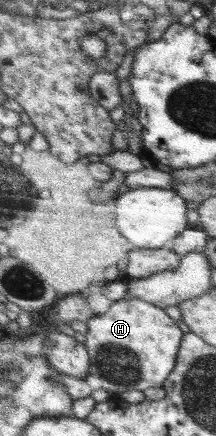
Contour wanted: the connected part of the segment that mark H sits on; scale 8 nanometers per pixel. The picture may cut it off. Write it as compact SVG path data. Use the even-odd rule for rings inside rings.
M125 298L115 301L107 312L96 315L87 324L89 331L86 334L85 344L91 352L91 362L93 362L89 379L93 391L104 389L113 396L119 396L125 391L145 392L153 387L166 386L166 381L176 369L186 333L164 307L141 298Z

